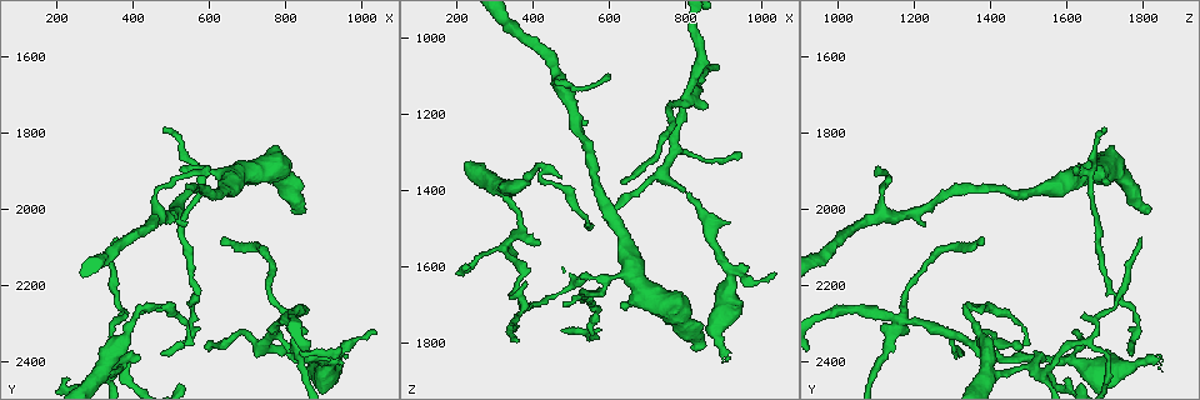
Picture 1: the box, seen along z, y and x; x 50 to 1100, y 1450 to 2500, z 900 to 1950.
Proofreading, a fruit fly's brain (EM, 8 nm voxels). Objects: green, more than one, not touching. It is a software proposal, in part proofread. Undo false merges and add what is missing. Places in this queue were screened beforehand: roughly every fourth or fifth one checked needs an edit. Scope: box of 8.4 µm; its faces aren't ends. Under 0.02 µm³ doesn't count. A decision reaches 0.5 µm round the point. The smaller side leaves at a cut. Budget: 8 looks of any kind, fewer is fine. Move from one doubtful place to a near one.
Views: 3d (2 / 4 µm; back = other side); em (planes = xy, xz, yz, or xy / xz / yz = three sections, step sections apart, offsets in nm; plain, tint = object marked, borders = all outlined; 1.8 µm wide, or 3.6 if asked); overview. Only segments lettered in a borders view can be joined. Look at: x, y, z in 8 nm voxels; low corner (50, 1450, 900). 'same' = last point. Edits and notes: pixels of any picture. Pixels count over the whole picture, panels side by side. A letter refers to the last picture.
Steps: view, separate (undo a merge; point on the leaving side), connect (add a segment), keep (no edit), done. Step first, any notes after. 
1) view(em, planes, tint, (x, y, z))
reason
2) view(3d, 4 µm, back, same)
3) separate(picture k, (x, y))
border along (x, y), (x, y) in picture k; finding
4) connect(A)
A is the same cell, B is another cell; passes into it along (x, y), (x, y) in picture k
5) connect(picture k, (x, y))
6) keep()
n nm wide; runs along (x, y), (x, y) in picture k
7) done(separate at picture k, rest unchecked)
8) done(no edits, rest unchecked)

view(em, yz, step 8, tint, (820, 2005, 1820))
branch stops here

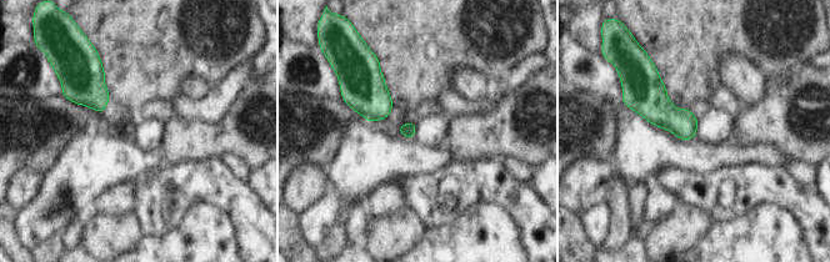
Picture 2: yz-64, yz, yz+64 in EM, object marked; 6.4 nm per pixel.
view(em, planes, borders, same)

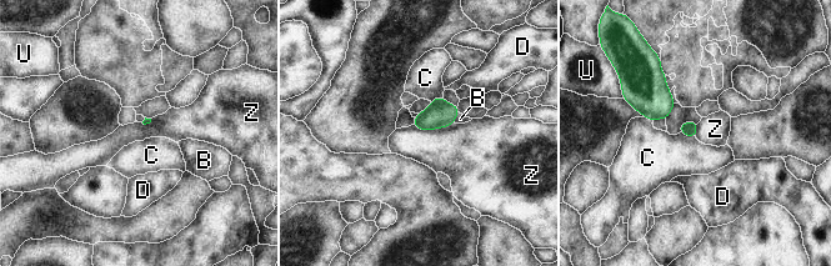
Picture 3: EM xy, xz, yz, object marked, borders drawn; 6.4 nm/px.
connect(B)
B is the same cell, C, D, U and Z are other cells; the cell continues

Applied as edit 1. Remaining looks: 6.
view(overview)

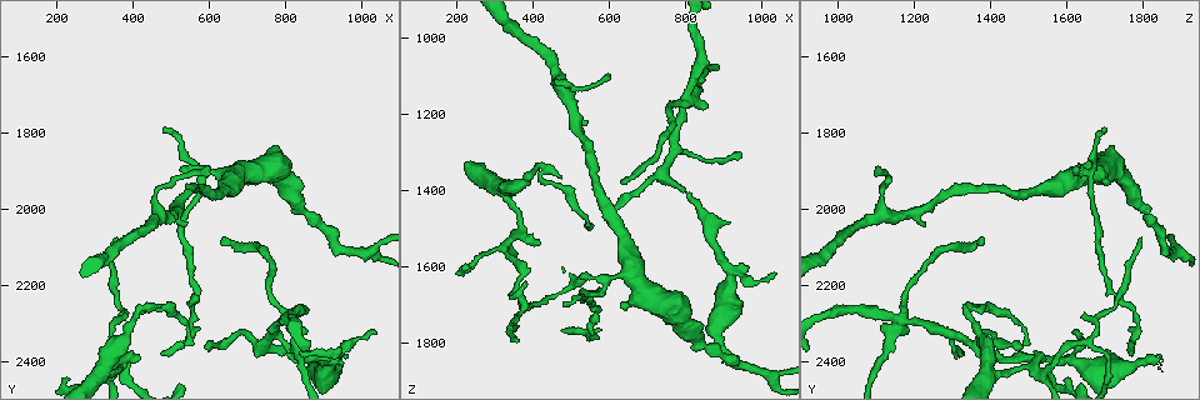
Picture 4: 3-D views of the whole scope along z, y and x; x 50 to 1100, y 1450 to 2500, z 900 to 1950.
view(em, xy, step 16, tint, (485, 1795, 1695))
branch stops here

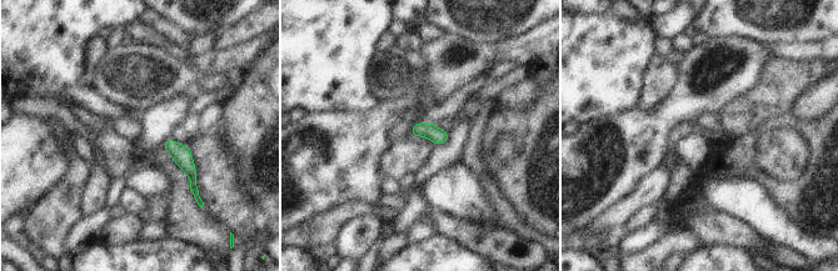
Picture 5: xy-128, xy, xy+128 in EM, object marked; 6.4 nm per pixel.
view(em, planes, borders, same)
cut it another way

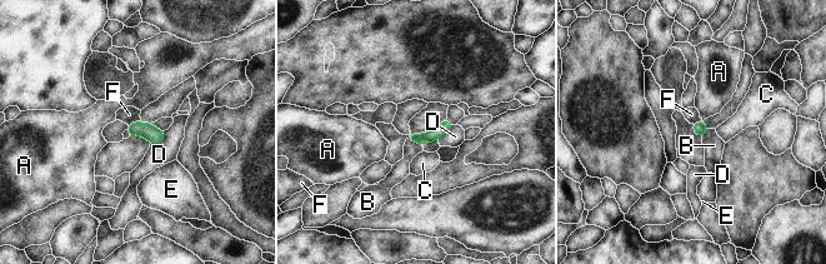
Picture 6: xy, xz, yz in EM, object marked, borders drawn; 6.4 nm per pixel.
connect(B)
B is the same cell, A, C, D, E and F are other cells; passes into it along (445, 125), (415, 143), (400, 170) in picture 6; the cell continues

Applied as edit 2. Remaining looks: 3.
view(3d, 2 µm, (1035, 2325, 1615))
free end

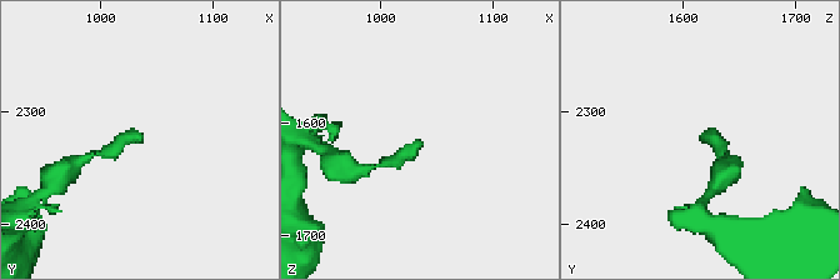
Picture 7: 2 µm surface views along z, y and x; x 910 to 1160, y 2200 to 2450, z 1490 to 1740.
view(em, xz, step 4, borders, (1038, 2322, 1616))
shape alone is not enough

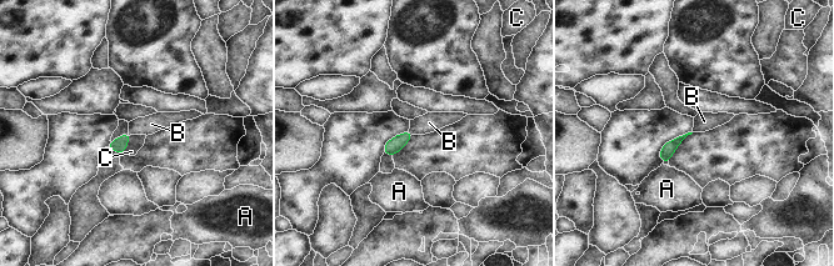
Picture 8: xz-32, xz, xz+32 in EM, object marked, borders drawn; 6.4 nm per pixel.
view(em, planes, borders, same)
cut it another way

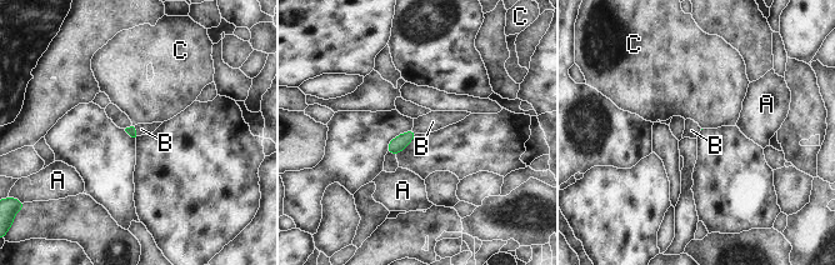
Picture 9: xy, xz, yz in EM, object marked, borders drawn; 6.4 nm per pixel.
connect(B)
B is the same cell, A and C are other cells; passes into it along (401, 141), (414, 130), (433, 121) in picture 9; it goes on there

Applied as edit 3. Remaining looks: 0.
done(connect at picture 3, connect at picture 6, connect at picture 9, rest unchecked)

